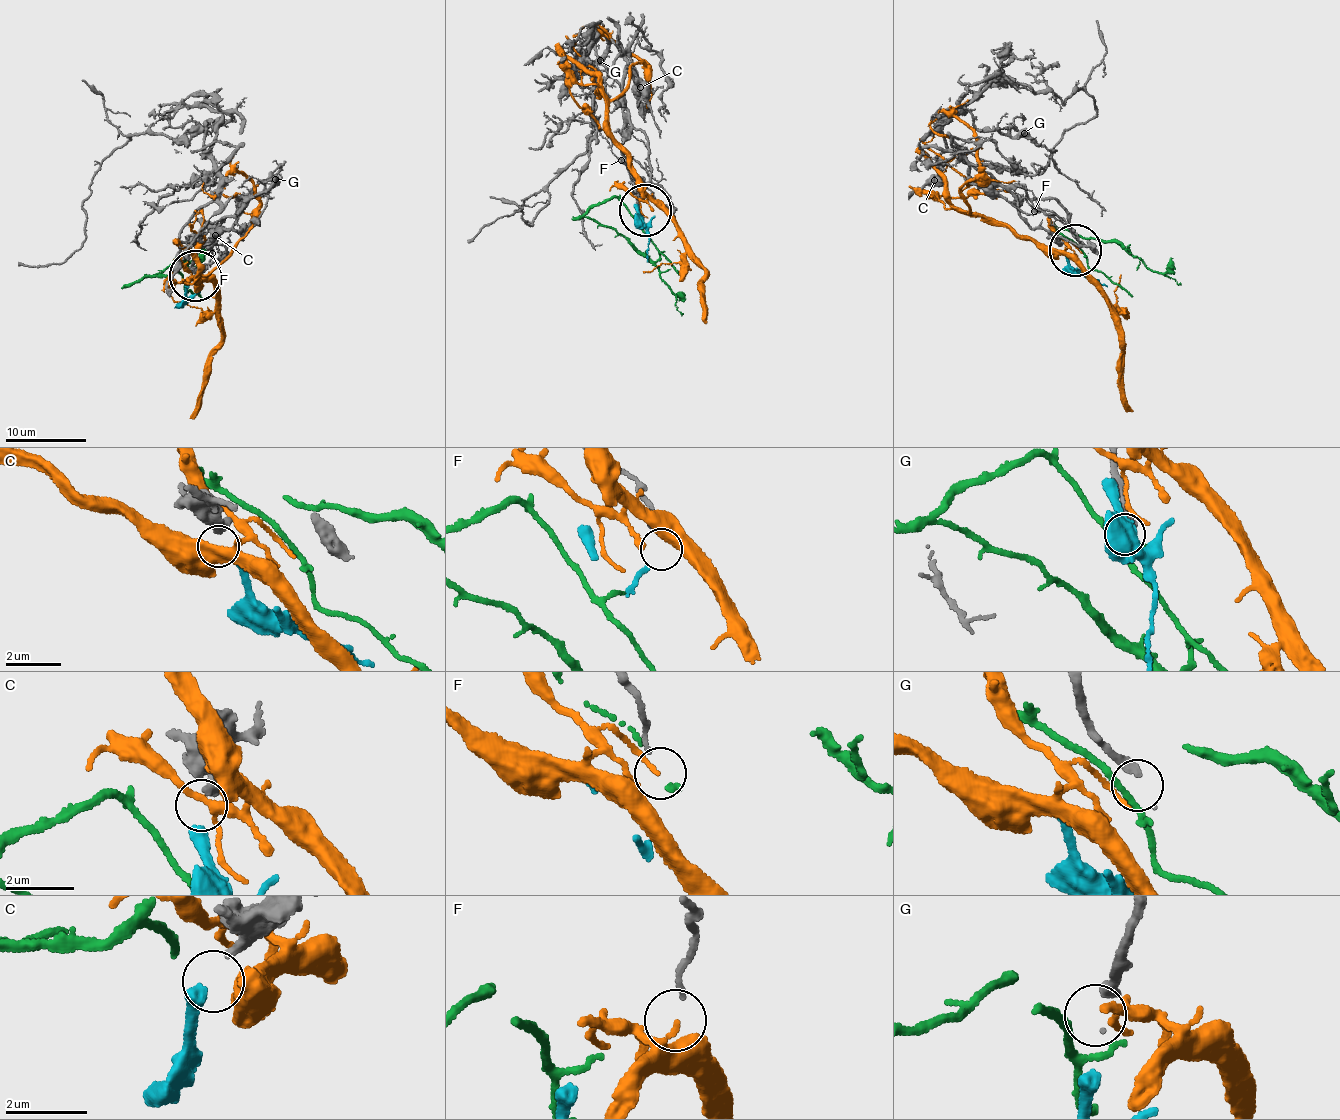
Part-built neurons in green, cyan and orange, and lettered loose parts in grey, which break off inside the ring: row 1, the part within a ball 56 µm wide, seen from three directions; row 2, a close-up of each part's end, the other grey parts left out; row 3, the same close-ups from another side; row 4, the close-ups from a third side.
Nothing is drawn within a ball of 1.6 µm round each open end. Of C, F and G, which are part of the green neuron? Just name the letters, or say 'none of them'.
none of them

